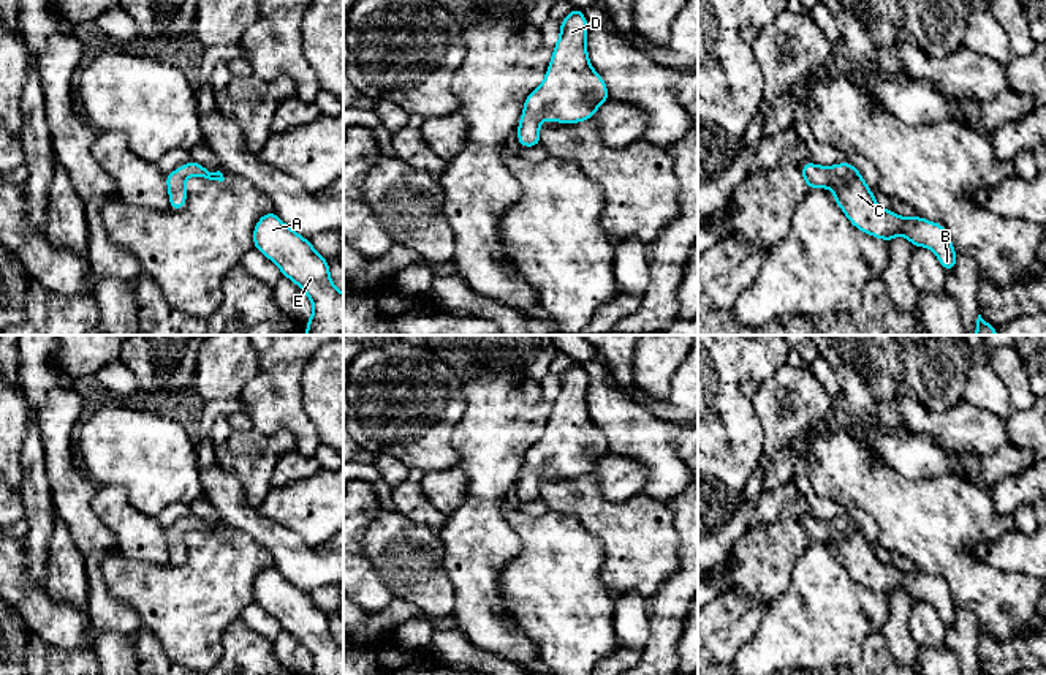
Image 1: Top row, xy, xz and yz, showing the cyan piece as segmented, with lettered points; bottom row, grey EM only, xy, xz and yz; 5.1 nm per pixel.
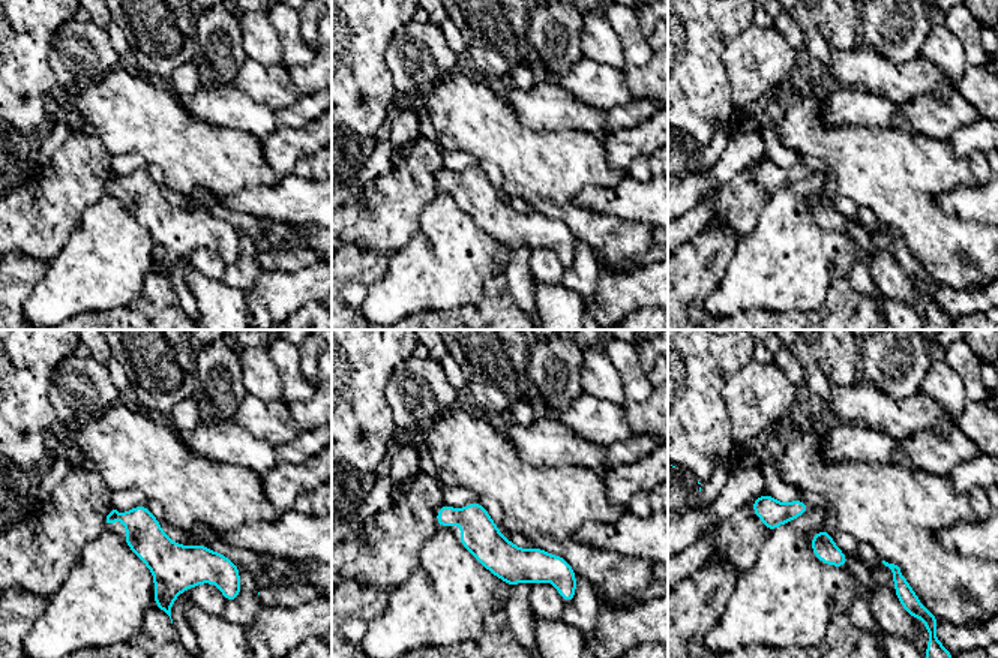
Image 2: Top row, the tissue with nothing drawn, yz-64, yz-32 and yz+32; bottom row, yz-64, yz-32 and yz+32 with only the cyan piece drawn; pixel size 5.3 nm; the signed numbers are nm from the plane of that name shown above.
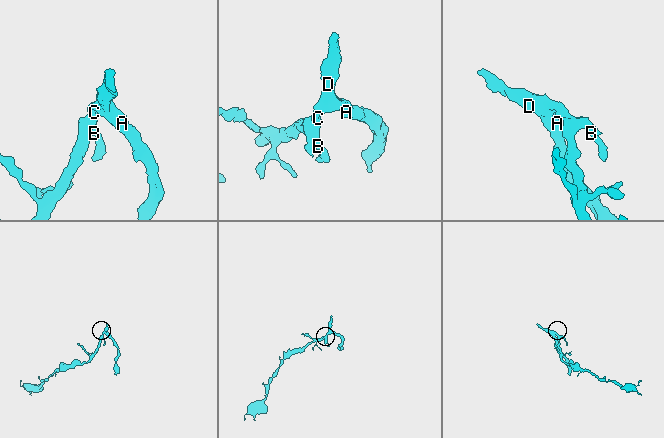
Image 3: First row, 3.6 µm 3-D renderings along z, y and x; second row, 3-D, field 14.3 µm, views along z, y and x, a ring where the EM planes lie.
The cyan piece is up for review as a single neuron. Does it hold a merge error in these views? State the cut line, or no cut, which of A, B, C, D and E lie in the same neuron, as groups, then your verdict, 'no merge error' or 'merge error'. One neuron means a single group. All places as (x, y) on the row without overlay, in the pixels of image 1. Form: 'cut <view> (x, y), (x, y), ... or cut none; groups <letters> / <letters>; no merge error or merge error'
cut none; groups A B C D E; no merge error

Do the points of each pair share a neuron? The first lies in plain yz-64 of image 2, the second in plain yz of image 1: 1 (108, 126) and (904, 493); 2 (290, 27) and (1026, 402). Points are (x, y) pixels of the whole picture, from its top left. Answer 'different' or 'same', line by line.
1: same
2: same

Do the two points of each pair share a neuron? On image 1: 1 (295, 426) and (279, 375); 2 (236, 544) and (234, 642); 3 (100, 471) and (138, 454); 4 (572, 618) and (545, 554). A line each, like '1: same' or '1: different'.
1: same
2: different
3: same
4: same

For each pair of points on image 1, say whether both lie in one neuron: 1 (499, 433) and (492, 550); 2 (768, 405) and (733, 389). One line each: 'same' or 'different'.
1: same
2: different

